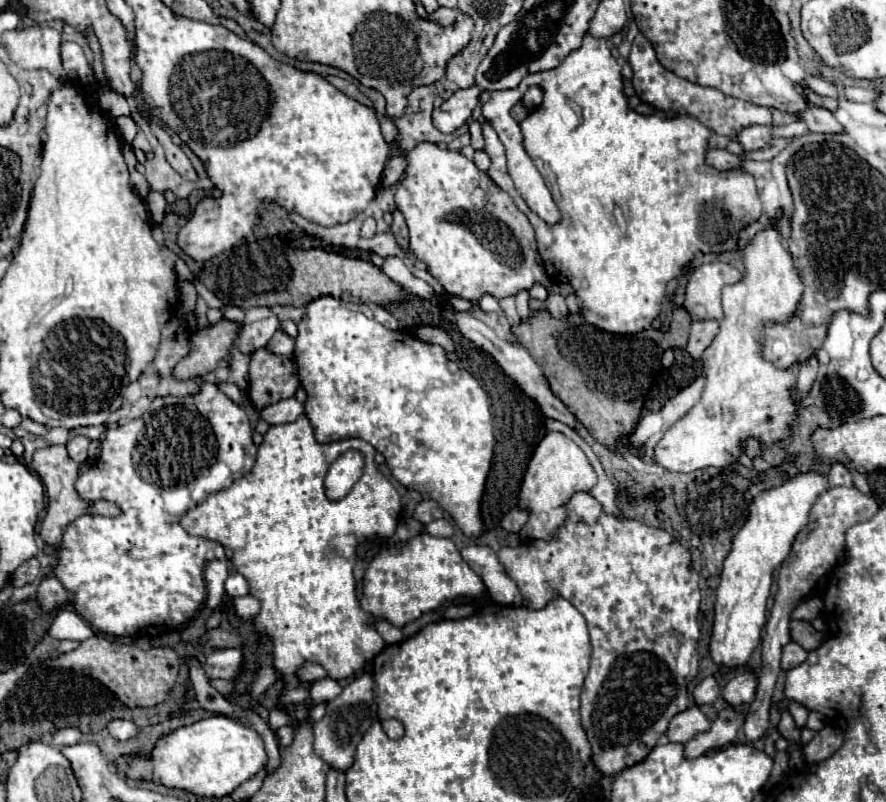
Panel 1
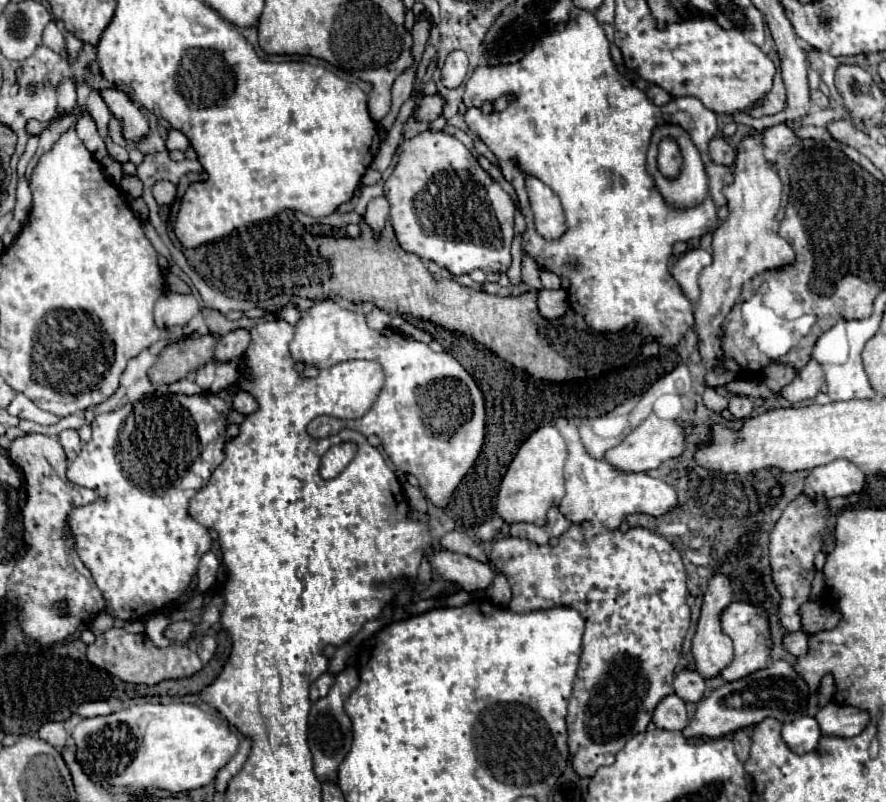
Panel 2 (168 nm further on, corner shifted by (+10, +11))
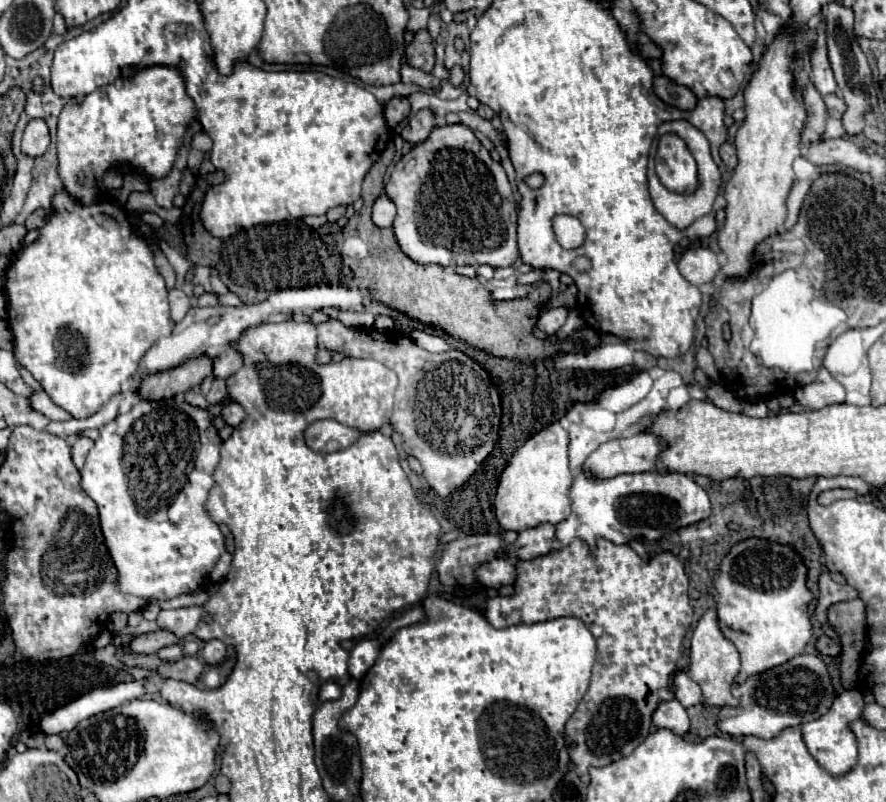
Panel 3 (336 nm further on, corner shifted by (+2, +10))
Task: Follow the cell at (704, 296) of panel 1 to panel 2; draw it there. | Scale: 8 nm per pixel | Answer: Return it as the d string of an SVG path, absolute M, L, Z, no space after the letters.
M691 249L687 251L685 255L679 257L679 261L675 263L671 275L673 279L679 283L681 291L685 293L685 297L691 301L691 303L697 303L699 301L699 285L697 285L697 279L699 279L699 273L703 271L703 267L707 267L711 263L711 255L703 249Z

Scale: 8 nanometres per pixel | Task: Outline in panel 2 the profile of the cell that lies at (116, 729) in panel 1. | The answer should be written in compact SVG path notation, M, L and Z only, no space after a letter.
M93 701L93 703L81 703L77 709L77 715L81 717L97 717L97 715L109 715L111 707L107 701Z

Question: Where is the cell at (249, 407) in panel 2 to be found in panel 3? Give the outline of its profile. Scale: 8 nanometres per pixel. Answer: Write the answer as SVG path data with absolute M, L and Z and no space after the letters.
M225 402L223 410L221 410L221 418L225 420L225 424L229 424L229 426L237 426L237 424L241 424L241 420L245 418L245 410L243 410L239 404Z

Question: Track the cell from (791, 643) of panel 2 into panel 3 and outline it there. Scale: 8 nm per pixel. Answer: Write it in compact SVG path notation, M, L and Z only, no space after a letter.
M821 636L819 640L817 640L817 650L819 650L819 654L823 654L823 656L839 656L841 654L841 644L837 644L835 640L831 640L829 636Z

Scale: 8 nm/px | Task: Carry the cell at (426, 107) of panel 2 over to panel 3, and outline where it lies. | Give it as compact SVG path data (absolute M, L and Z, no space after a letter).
M419 110L409 124L401 130L403 140L411 142L411 144L419 144L425 142L429 138L429 132L433 130L433 112L431 110Z

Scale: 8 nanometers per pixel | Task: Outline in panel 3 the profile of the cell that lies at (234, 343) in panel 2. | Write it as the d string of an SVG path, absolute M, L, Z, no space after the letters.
M227 348L223 354L219 354L215 360L213 360L213 376L215 378L229 378L231 374L235 374L239 368L241 368L243 360L241 356L237 354L235 348Z

